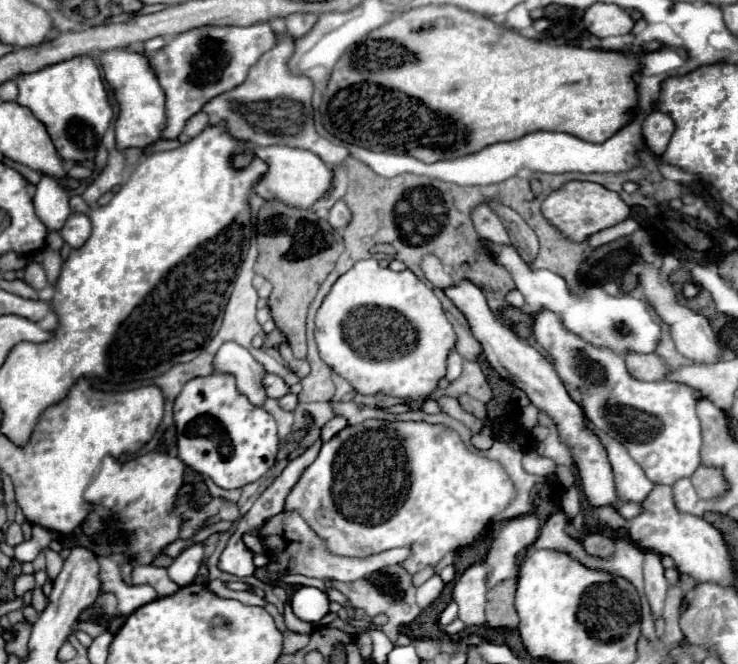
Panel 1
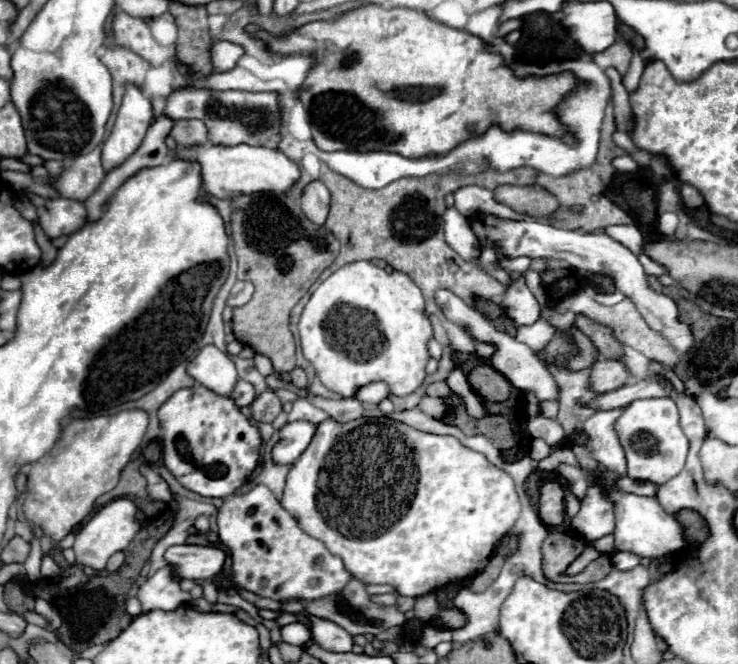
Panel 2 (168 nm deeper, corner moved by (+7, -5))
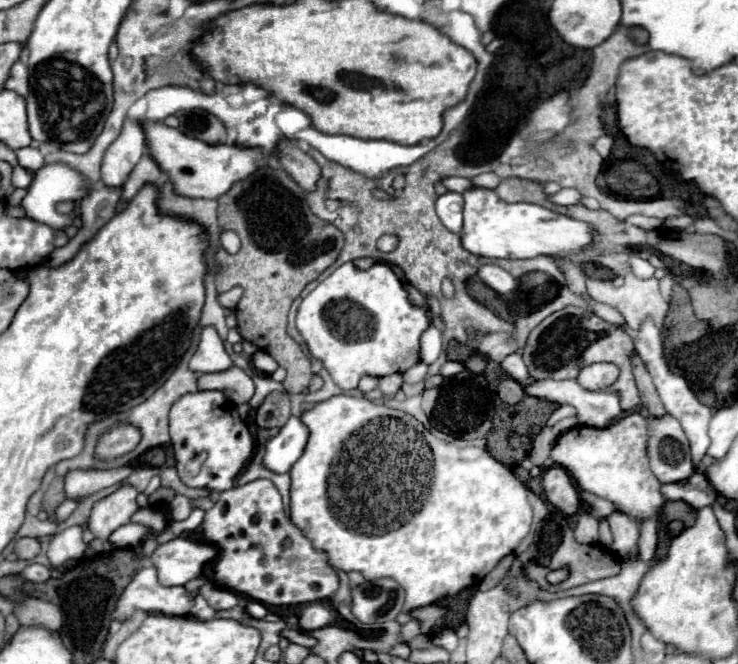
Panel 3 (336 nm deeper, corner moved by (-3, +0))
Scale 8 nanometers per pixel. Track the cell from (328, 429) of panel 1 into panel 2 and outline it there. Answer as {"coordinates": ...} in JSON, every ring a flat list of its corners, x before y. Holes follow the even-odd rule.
{"coordinates":[[294,421,286,423,280,431,280,441,272,449,272,457,276,463,294,463,310,445,316,433,316,425,308,421]]}

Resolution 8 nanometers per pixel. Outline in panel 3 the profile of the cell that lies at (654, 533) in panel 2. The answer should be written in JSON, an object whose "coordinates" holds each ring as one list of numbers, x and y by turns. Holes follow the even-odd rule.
{"coordinates":[[628,414,608,428,570,428,556,440,550,458,556,466,562,466,576,480,580,490,614,502,624,514,640,522,648,516,660,514,660,508,664,504,660,482,648,466,646,438,646,418,640,414],[600,446,614,446,614,450,602,450]]}

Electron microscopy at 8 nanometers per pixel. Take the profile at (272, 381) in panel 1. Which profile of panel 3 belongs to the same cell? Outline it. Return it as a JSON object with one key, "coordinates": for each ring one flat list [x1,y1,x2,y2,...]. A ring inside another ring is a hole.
{"coordinates":[[232,366,224,372,200,374,198,390,220,390,232,404,244,404,254,394,254,382,246,372]]}

